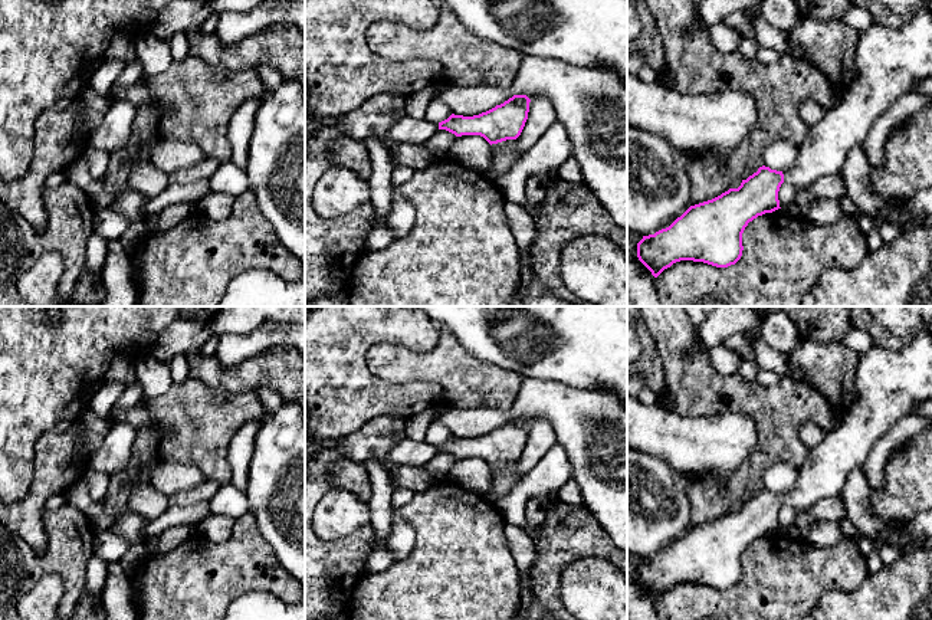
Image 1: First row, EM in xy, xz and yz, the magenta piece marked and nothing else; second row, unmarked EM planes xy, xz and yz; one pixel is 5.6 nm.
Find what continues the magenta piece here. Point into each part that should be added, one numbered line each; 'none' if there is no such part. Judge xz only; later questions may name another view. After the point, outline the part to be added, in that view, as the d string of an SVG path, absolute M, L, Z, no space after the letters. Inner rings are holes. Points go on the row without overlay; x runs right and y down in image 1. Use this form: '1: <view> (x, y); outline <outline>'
1: xz (505, 478); outline M508 462L502 463L499 469L492 472L493 482L492 488L488 492L486 498L495 503L505 498L519 482L524 472L515 470Z

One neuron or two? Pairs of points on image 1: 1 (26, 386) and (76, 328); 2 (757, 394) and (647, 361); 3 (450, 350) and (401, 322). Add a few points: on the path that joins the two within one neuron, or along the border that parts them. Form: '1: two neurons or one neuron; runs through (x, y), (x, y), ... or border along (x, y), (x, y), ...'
1: one neuron; runs through (40, 371), (69, 343)
2: two neurons; border along (650, 334), (669, 399)
3: two neurons; border along (445, 330), (429, 351), (404, 347)

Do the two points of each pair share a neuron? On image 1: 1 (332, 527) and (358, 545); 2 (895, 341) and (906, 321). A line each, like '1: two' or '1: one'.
1: two
2: two

